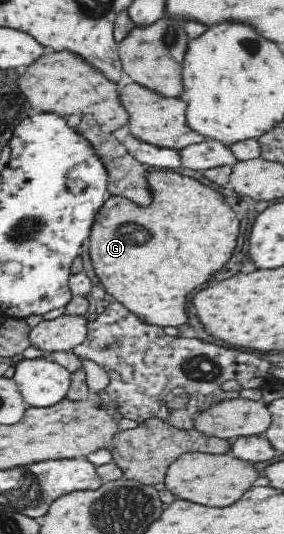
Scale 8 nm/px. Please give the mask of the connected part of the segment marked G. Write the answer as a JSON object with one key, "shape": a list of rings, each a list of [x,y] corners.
{"shape":[[[177,171],[150,172],[146,180],[152,192],[152,205],[140,209],[128,198],[111,195],[104,201],[92,223],[88,252],[100,285],[114,301],[122,303],[143,323],[176,327],[187,323],[188,295],[226,265],[234,253],[236,239],[242,235],[242,229],[227,199],[198,180]]]}

